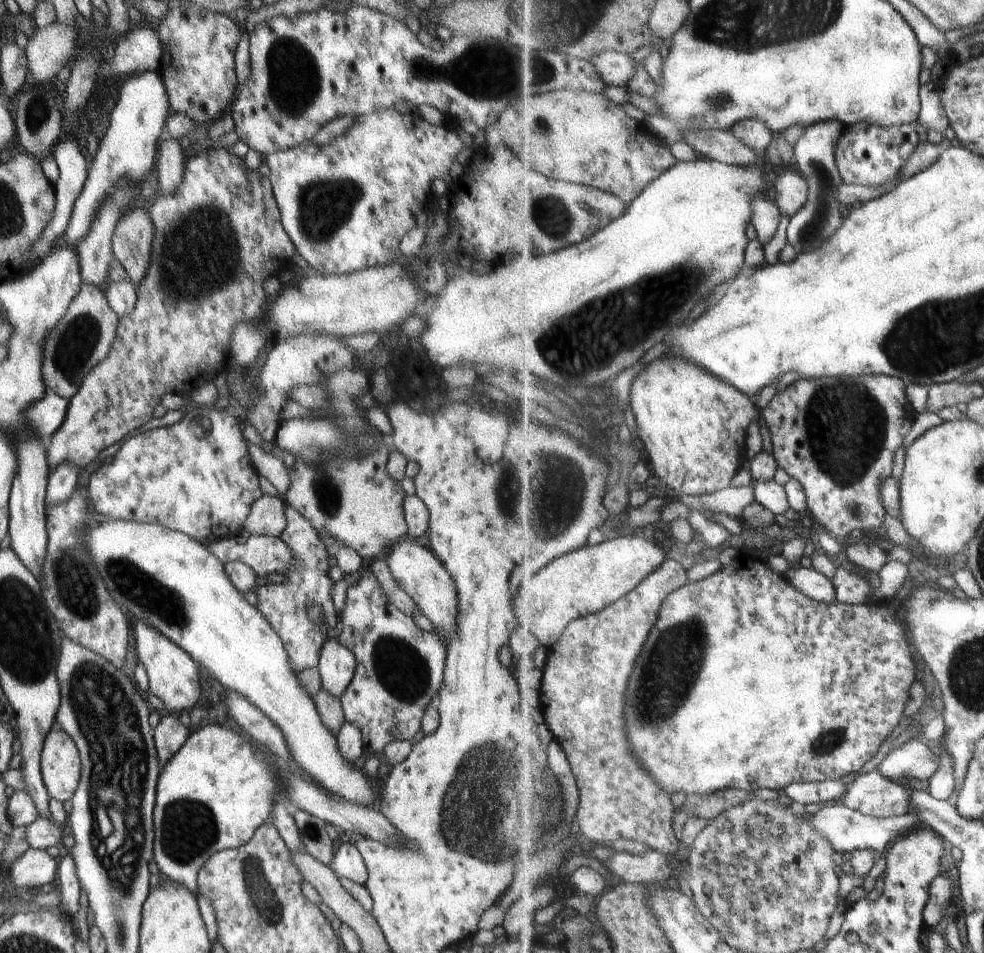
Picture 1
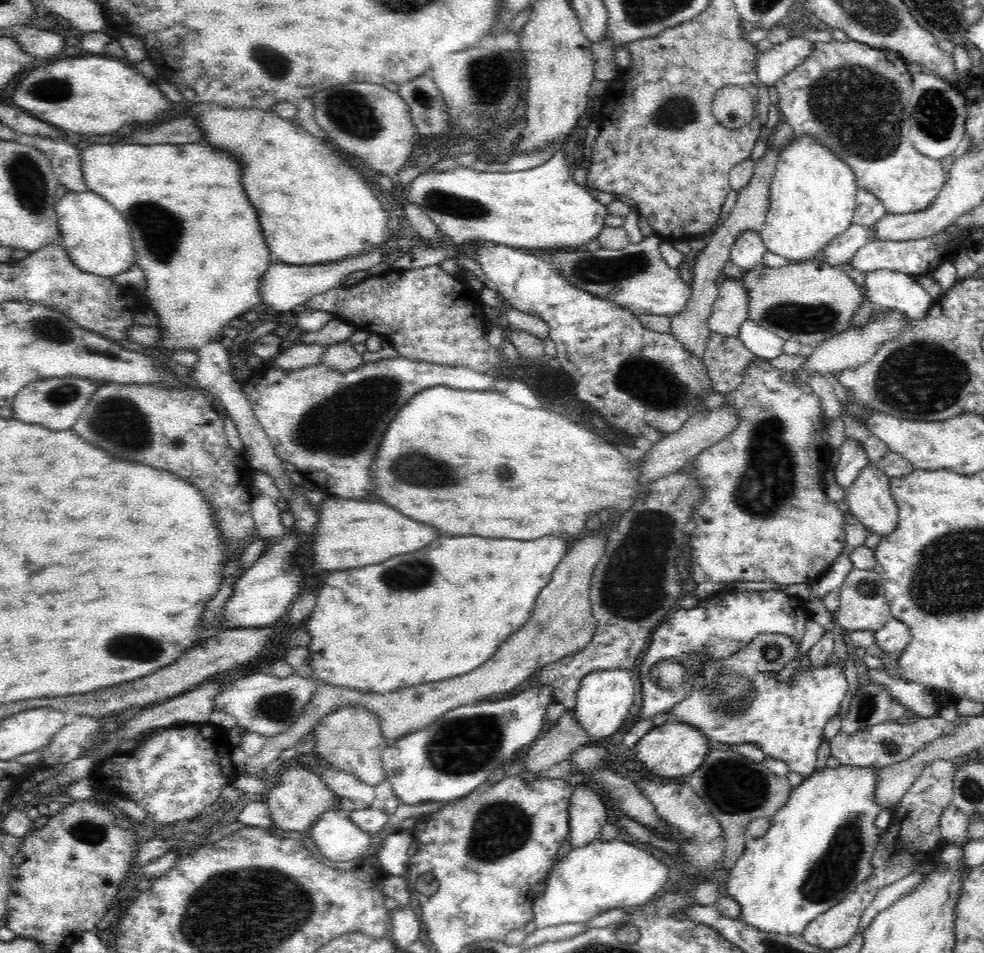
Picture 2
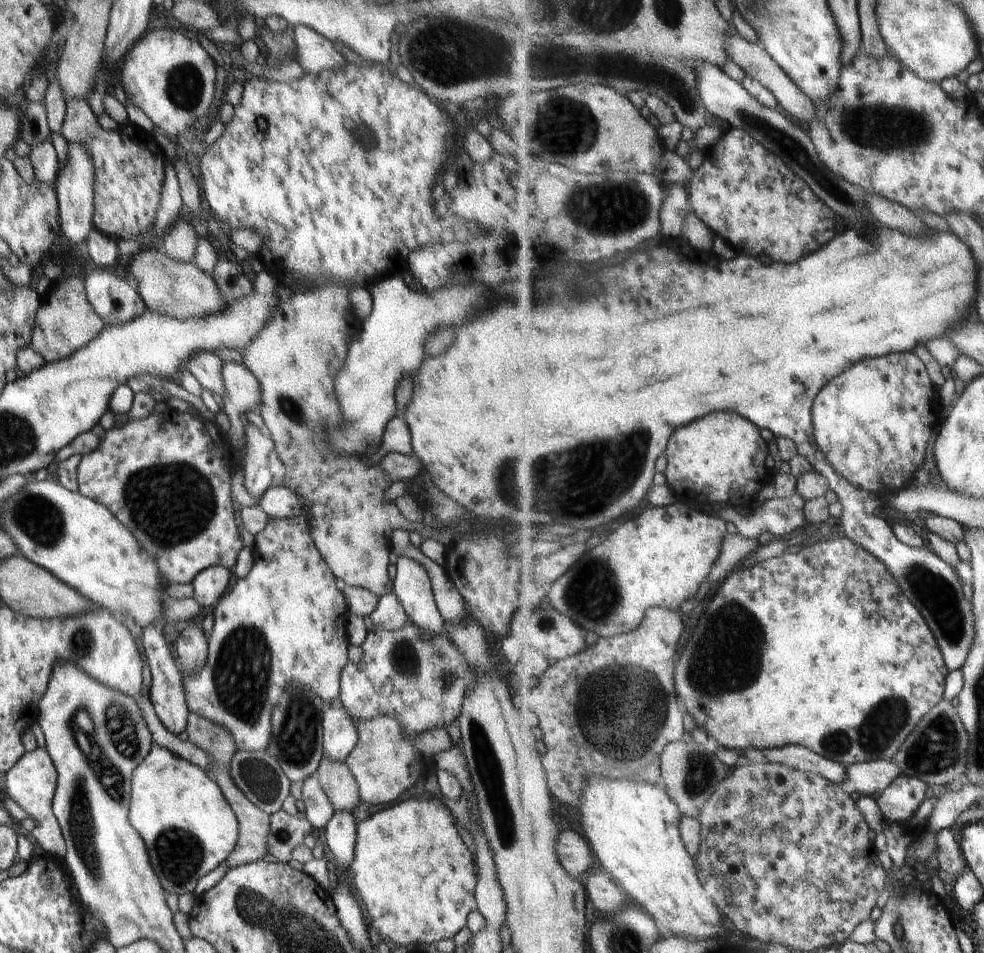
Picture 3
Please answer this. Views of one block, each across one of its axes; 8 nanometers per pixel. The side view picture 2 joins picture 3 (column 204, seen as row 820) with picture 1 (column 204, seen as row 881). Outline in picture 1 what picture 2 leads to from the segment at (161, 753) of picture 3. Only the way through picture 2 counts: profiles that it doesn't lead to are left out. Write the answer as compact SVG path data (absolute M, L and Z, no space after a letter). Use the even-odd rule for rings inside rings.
M208 724L200 730L196 730L194 734L190 734L188 740L181 746L180 750L166 762L160 768L160 776L157 780L156 800L153 812L153 825L155 828L155 838L153 840L153 857L159 870L163 873L163 876L172 878L174 882L186 886L194 896L198 894L198 885L196 886L198 872L200 872L202 866L218 852L218 850L226 850L226 848L238 848L242 844L246 844L257 828L260 828L262 824L265 824L265 820L272 814L272 808L276 799L281 798L282 780L280 780L279 768L269 763L269 756L265 752L260 751L257 746L252 746L248 740L245 740L242 736L227 729L226 726L220 724Z

